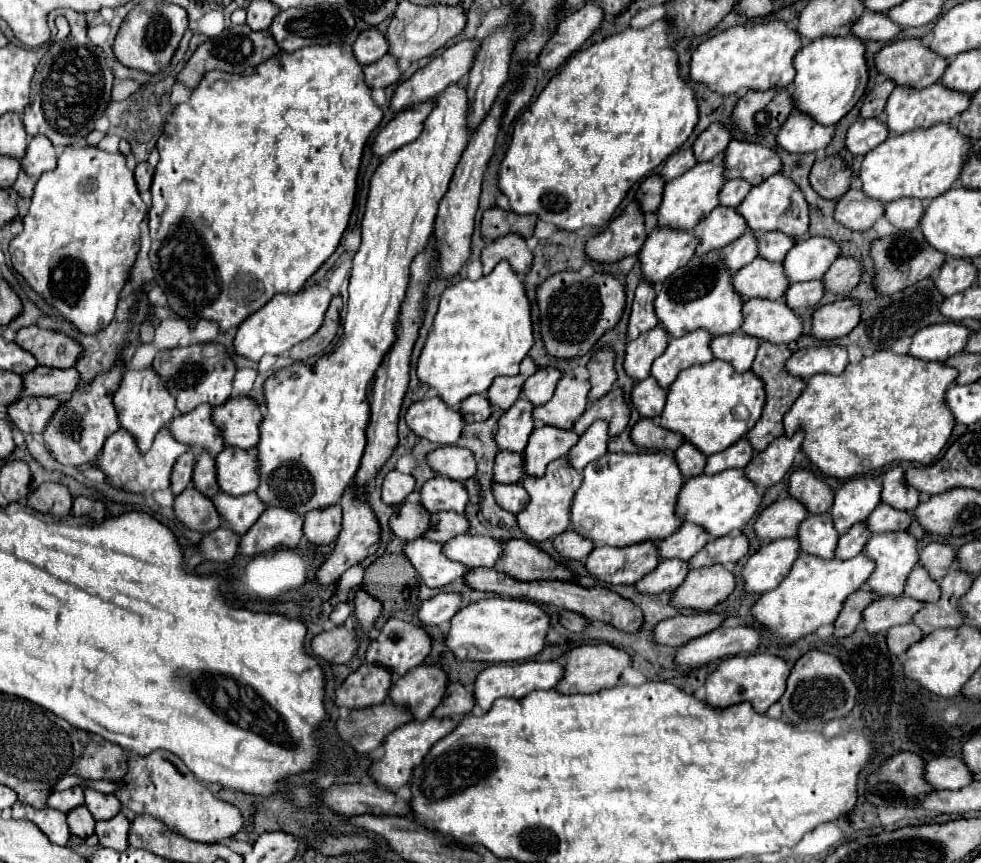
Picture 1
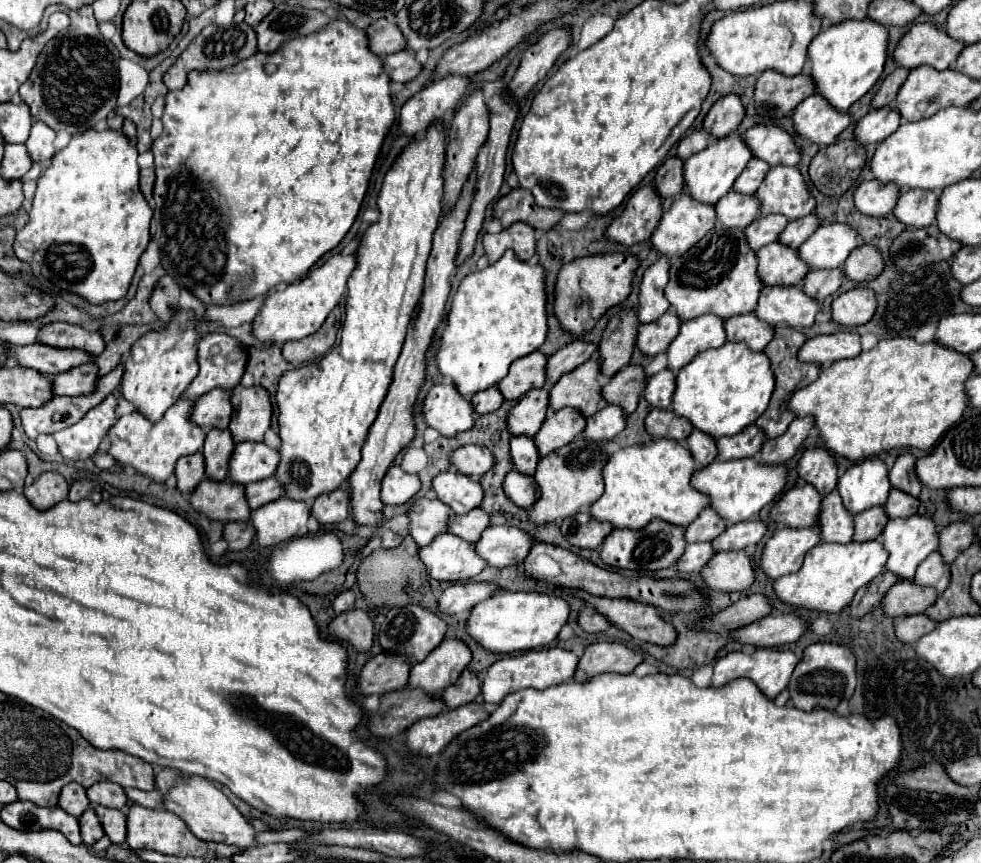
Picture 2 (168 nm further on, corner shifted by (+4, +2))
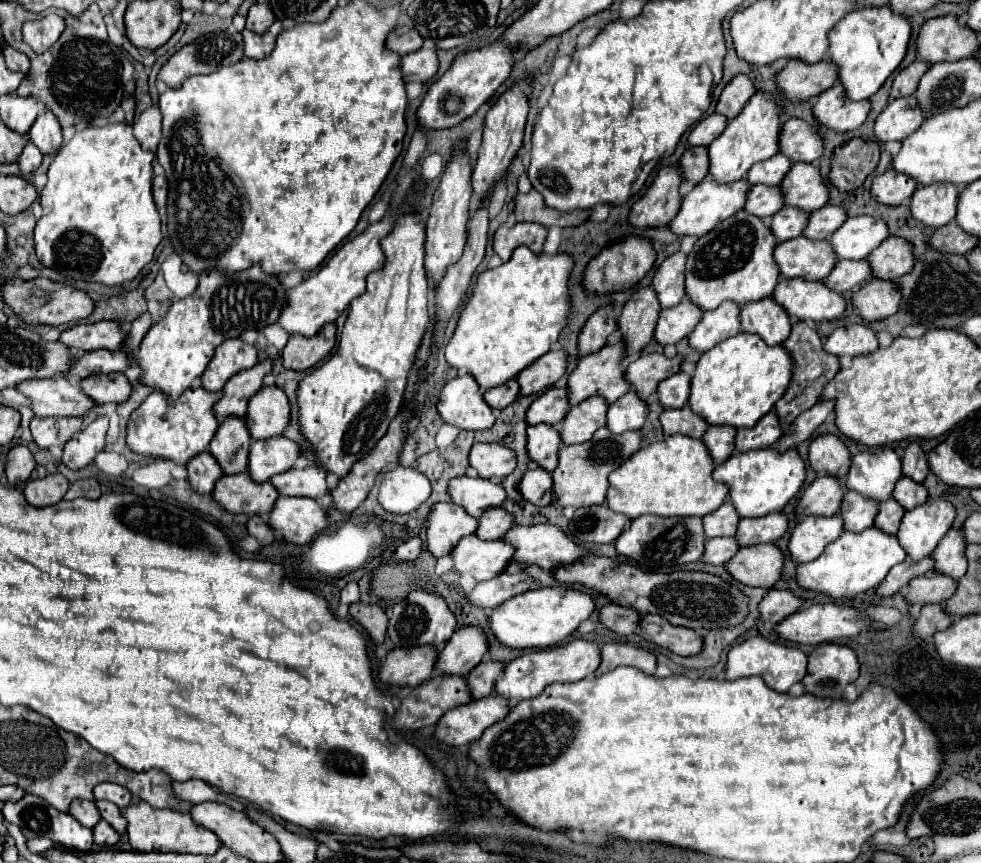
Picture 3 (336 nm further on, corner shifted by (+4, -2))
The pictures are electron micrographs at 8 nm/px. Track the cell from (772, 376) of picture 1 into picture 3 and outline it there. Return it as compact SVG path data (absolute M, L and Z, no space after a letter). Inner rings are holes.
M803 321L795 323L795 325L791 327L791 335L783 341L783 347L785 347L785 351L789 353L789 357L791 357L791 361L793 361L791 383L789 383L785 395L775 403L775 413L779 415L779 423L781 423L783 429L785 429L797 415L801 415L803 411L811 409L811 407L817 403L817 397L819 397L823 385L825 385L831 377L835 377L835 373L839 371L839 359L837 359L835 355L825 353L825 351L821 349L821 345L823 345L823 343L821 343L819 333L817 333L811 325L807 325L807 323L803 323Z

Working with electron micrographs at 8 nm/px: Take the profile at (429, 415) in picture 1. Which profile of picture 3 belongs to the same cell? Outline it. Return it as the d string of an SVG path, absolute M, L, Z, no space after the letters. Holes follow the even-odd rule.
M459 375L449 381L437 401L441 419L461 431L479 431L495 423L491 407L483 401L483 393L471 375Z

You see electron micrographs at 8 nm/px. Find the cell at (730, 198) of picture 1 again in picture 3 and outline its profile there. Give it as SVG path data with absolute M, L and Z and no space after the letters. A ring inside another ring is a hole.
M777 153L777 155L773 155L771 159L767 159L767 161L761 161L761 163L755 163L751 169L749 169L749 173L747 173L747 183L751 183L751 185L759 185L759 183L763 183L763 185L779 185L781 183L781 179L785 177L785 173L791 169L791 161L785 157L785 155L781 155L781 153Z

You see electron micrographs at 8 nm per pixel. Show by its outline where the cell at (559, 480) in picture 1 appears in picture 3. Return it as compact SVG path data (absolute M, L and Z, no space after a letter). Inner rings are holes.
M601 427L595 435L581 445L565 445L559 449L559 463L553 477L553 505L557 507L591 507L605 503L607 493L607 475L617 469L623 461L627 461L641 447L641 433L627 431L623 435L615 435L609 429Z

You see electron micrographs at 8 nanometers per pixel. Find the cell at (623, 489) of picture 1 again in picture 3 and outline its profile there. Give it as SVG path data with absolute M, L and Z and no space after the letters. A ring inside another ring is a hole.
M685 435L665 437L635 451L609 475L607 507L615 513L637 519L641 515L659 517L703 517L715 511L727 497L727 487L713 481L713 461L701 439Z

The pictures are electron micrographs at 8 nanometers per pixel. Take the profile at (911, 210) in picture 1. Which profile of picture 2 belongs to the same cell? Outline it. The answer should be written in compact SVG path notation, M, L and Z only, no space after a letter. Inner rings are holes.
M903 191L893 213L895 217L913 227L929 227L935 223L939 197L935 191Z

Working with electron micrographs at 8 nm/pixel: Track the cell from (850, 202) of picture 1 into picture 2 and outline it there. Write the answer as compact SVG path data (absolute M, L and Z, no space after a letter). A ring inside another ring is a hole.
M877 179L863 181L855 191L855 207L873 217L883 217L897 205L901 189L895 183L879 183Z

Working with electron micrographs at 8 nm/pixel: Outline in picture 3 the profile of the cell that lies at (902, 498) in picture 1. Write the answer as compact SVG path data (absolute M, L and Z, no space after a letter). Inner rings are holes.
M909 443L909 447L905 449L903 455L903 475L907 475L909 479L915 479L915 483L923 483L927 473L929 473L929 465L927 465L927 457L923 453L923 449L919 447L919 443Z

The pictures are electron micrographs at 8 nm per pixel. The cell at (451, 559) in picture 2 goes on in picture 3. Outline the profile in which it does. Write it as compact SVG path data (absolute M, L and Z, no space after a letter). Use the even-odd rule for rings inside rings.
M475 535L463 537L451 551L457 573L471 573L477 581L499 575L513 555L513 547L501 541L481 541Z

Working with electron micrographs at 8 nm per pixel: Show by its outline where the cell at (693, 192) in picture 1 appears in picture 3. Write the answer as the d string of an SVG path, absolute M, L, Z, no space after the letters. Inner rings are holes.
M755 93L751 101L745 105L745 109L739 113L739 117L727 123L725 131L707 147L711 179L721 185L735 183L747 175L751 165L773 157L777 153L777 135L781 127L779 115L781 115L781 109L769 95Z

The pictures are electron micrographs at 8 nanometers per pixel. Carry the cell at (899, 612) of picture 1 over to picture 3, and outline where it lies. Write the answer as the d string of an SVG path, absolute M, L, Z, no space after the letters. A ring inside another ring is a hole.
M929 571L917 579L911 579L909 591L903 595L909 605L935 605L945 603L957 589L957 583L945 575Z

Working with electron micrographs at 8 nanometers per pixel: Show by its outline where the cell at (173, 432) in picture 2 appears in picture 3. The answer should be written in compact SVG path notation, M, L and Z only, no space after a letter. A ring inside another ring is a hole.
M201 387L187 389L171 407L167 407L167 399L163 393L153 391L133 413L127 423L127 437L125 443L133 453L139 455L153 455L173 463L187 463L191 457L207 451L211 437L215 435L219 421L211 413L215 401L219 401L219 393L205 391Z

